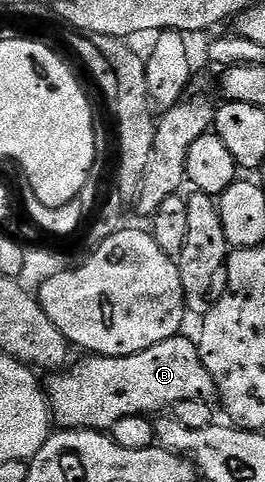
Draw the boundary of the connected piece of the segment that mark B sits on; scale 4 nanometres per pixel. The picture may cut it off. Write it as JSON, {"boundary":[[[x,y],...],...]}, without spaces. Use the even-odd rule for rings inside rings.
{"boundary":[[[177,336],[170,340],[162,340],[162,344],[154,344],[154,348],[146,348],[142,352],[134,352],[134,356],[111,358],[110,356],[84,356],[81,362],[73,361],[67,368],[53,373],[46,382],[48,404],[52,408],[52,420],[57,427],[65,430],[102,430],[111,431],[118,420],[126,416],[143,414],[156,416],[176,406],[182,400],[202,400],[212,402],[216,398],[216,385],[206,372],[206,364],[202,364],[200,347],[185,336]]]}

